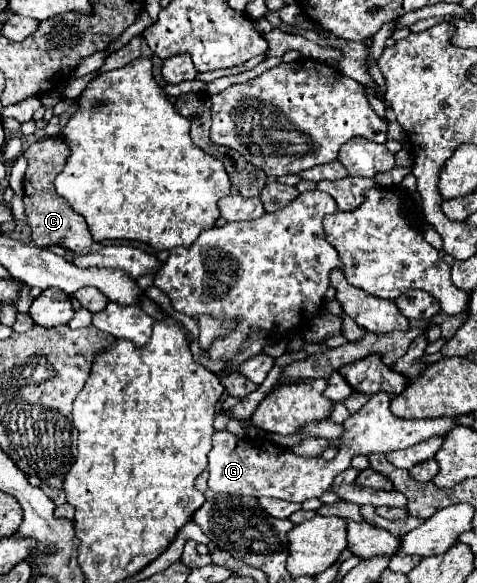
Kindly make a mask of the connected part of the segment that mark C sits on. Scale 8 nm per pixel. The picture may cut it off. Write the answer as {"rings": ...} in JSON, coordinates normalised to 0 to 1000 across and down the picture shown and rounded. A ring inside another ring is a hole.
{"rings":[[[113,233],[113,237],[88,237],[71,247],[63,247],[50,261],[59,274],[59,292],[50,302],[50,364],[55,364],[55,381],[67,395],[67,412],[75,422],[96,425],[113,419],[130,419],[134,425],[151,429],[155,436],[180,436],[193,422],[193,405],[189,395],[176,381],[176,374],[130,340],[122,336],[113,322],[113,305],[130,295],[143,268],[147,268],[147,250],[138,247],[134,237]]]}

